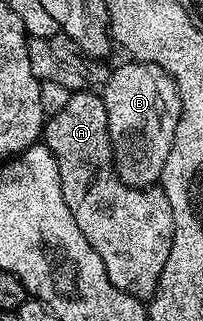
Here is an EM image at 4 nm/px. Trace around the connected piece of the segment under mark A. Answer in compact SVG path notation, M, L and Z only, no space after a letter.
M90 89L75 91L71 94L70 100L64 109L55 115L49 116L44 123L44 145L49 151L54 152L54 160L58 166L60 173L60 185L64 193L64 201L68 205L71 217L76 221L76 225L80 225L80 233L84 233L84 237L88 241L88 245L92 245L92 249L100 257L100 261L104 261L106 272L108 273L108 281L112 281L112 285L116 285L116 289L120 289L124 293L128 293L132 297L148 301L154 296L154 291L158 287L158 278L164 269L164 265L168 261L168 257L172 253L172 233L174 232L174 222L172 221L172 205L168 205L168 197L162 192L161 186L155 185L148 188L129 187L124 185L124 181L120 181L120 177L114 171L114 150L110 148L110 134L108 134L108 113L104 109L104 101L101 94L95 93Z

